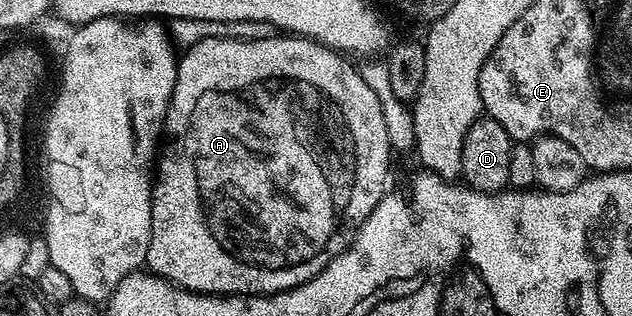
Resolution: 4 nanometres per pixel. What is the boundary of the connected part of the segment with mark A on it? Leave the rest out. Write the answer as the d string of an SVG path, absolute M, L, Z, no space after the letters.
M275 34L262 41L208 37L185 52L188 53L179 57L176 66L172 105L164 119L162 147L154 168L152 233L144 259L147 271L187 292L206 292L214 296L269 296L302 286L352 245L360 225L386 194L384 183L388 180L388 163L394 151L387 137L378 97L363 80L361 69L352 65L355 63L347 55L305 36Z

